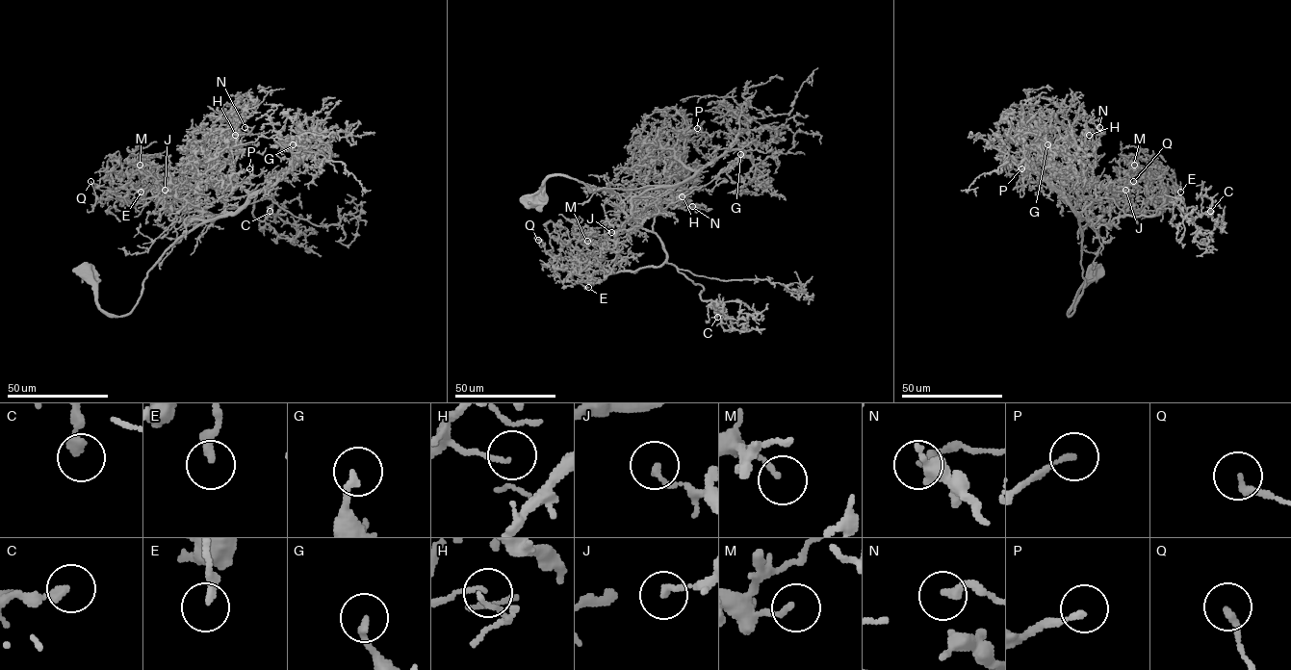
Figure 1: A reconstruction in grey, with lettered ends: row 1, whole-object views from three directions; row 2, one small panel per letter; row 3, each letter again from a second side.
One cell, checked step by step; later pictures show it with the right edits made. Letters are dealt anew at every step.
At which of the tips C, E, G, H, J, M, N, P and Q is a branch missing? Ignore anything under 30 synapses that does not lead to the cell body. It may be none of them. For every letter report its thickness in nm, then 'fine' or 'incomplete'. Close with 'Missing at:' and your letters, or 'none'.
C: 280 nm | fine
E: 260 nm | fine
G: 200 nm | fine
H: 70 nm | fine
J: 200 nm | fine
M: 150 nm | fine
N: 170 nm | fine
P: 170 nm | fine
Q: 220 nm | fine
Missing at: none

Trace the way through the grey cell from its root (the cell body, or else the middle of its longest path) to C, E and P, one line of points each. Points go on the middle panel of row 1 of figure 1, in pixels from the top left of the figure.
C: (530, 200), (550, 175), (590, 192), (657, 185), (632, 198), (632, 218), (717, 317)
E: (530, 200), (555, 174), (590, 192), (658, 187), (634, 196), (632, 211), (666, 260), (597, 270), (588, 287)
P: (530, 200), (555, 174), (575, 178), (590, 192), (682, 183), (695, 171), (676, 158), (678, 130), (697, 128)

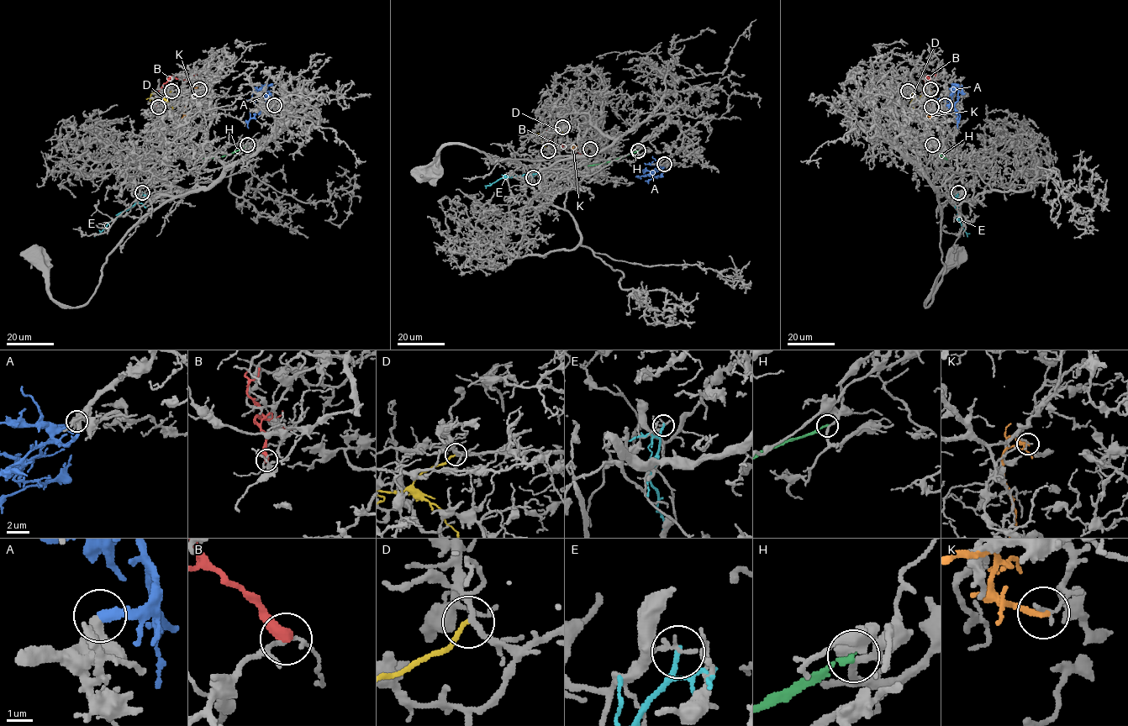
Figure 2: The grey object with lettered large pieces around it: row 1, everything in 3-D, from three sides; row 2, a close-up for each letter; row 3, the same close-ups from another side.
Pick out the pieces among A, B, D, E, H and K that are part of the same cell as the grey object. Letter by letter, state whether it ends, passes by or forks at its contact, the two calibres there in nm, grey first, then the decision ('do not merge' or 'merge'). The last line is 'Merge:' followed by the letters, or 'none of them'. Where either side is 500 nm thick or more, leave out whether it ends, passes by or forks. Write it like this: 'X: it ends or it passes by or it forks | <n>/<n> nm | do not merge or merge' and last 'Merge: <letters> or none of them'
A: 550/360 nm | merge
B: it ends | 140/440 nm | do not merge
D: it ends | 200/160 nm | do not merge
E: it ends | 160/200 nm | do not merge
H: it ends | 200/190 nm | do not merge
K: it ends | 180/240 nm | do not merge
Merge: A

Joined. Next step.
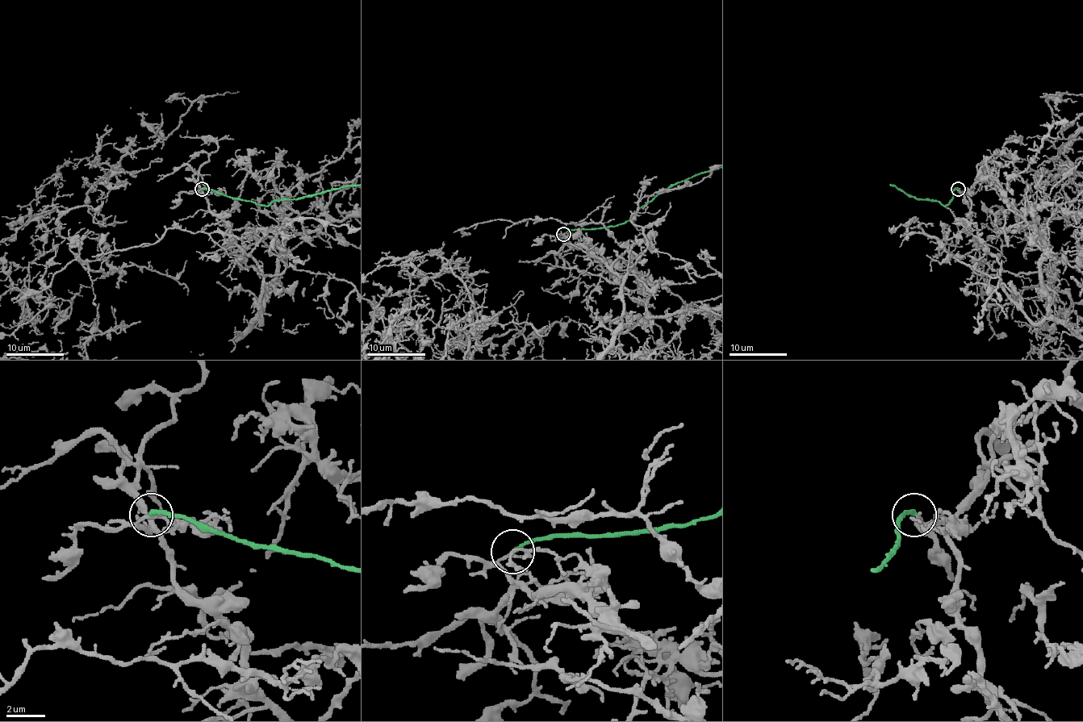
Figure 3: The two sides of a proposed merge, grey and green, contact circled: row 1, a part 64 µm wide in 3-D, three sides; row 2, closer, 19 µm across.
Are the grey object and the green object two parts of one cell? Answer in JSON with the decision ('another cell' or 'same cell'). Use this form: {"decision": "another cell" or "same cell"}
{"decision": "another cell"}

